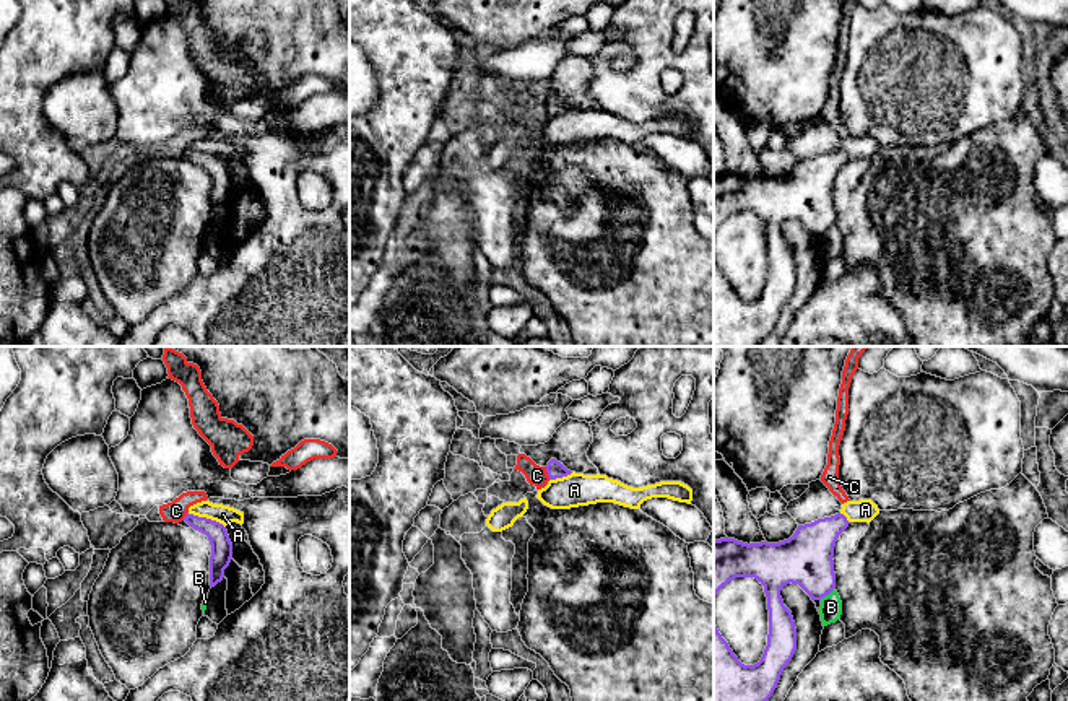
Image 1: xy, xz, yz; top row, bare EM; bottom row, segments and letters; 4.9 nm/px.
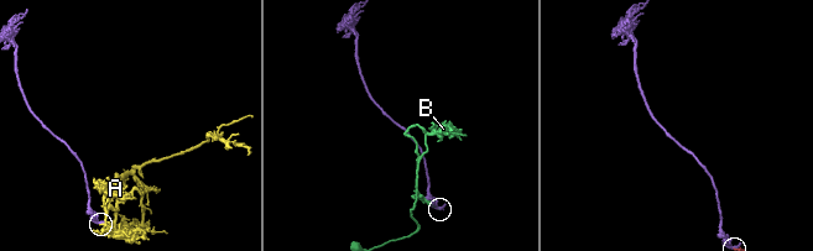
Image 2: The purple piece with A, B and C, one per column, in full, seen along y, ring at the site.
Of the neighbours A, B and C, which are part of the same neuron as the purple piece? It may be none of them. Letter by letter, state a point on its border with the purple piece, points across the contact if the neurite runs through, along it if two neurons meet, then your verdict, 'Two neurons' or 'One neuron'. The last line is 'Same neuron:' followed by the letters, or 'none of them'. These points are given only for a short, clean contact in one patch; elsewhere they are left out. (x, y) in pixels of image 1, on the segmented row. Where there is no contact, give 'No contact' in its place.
A: Touches purple at xy (205, 518). Boundary: xy (187, 513), (215, 519), (225, 527). Two neurons
B: Touches purple at yz (826, 594). Two neurons
C: Touches purple at xz (548, 474). Boundary: xz (545, 467), (550, 478). Two neurons
Same neuron: none of them

